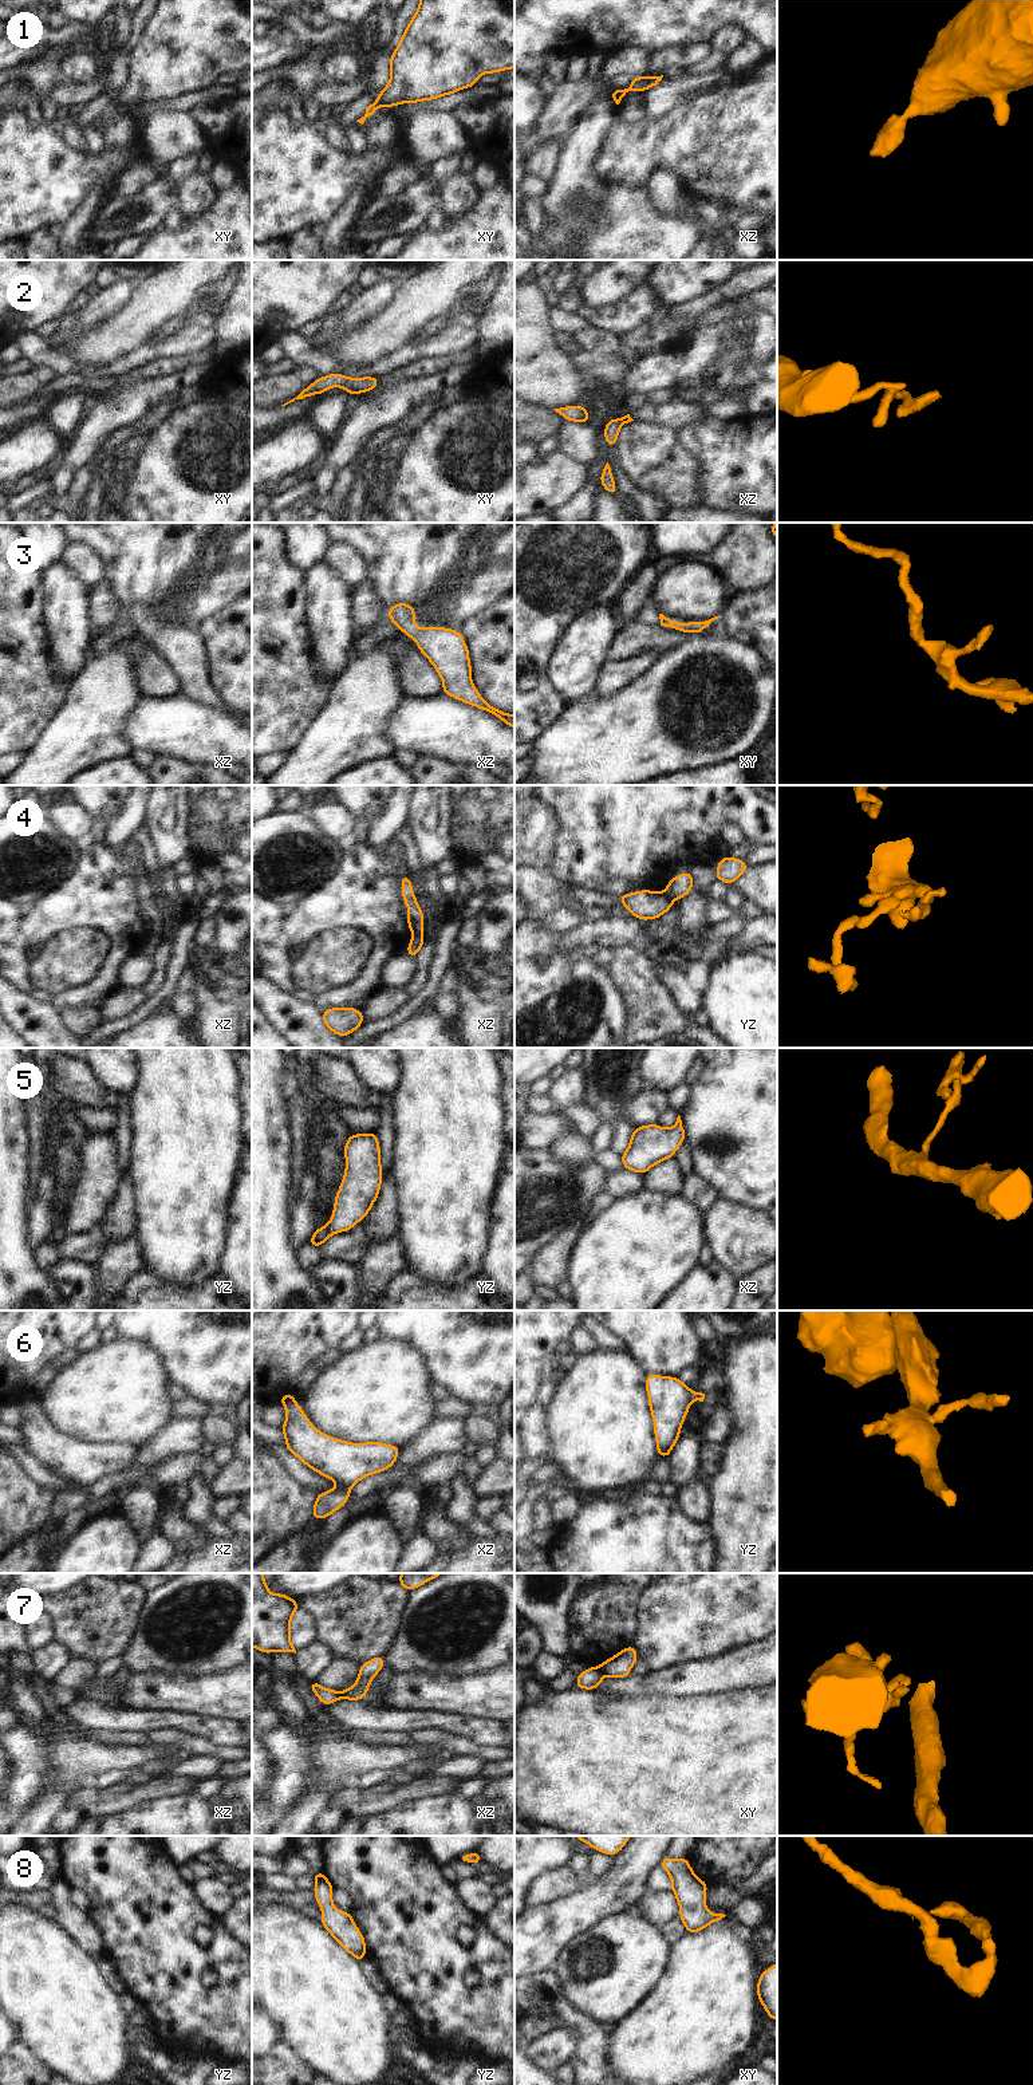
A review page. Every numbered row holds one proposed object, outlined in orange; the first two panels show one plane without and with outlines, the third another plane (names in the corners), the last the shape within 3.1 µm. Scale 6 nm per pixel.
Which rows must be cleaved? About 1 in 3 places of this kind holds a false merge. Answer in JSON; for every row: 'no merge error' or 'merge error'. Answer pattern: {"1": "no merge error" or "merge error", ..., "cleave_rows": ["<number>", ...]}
{"1": "no merge error", "2": "merge error", "3": "no merge error", "4": "merge error", "5": "no merge error", "6": "merge error", "7": "merge error", "8": "no merge error", "cleave_rows": ["2", "4", "6", "7"]}

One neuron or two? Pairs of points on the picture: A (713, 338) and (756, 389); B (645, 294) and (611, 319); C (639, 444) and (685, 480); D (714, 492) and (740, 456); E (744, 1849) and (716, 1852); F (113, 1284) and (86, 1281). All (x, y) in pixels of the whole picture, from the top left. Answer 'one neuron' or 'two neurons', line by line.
A: two neurons
B: one neuron
C: one neuron
D: one neuron
E: one neuron
F: two neurons

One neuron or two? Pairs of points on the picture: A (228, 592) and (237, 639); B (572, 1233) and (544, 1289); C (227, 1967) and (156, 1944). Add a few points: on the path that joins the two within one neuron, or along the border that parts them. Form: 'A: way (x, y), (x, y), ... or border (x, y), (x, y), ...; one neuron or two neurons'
A: border (237, 596), (204, 619); two neurons
B: way (562, 1246), (545, 1276); one neuron
C: way (209, 1959), (173, 1959); one neuron

